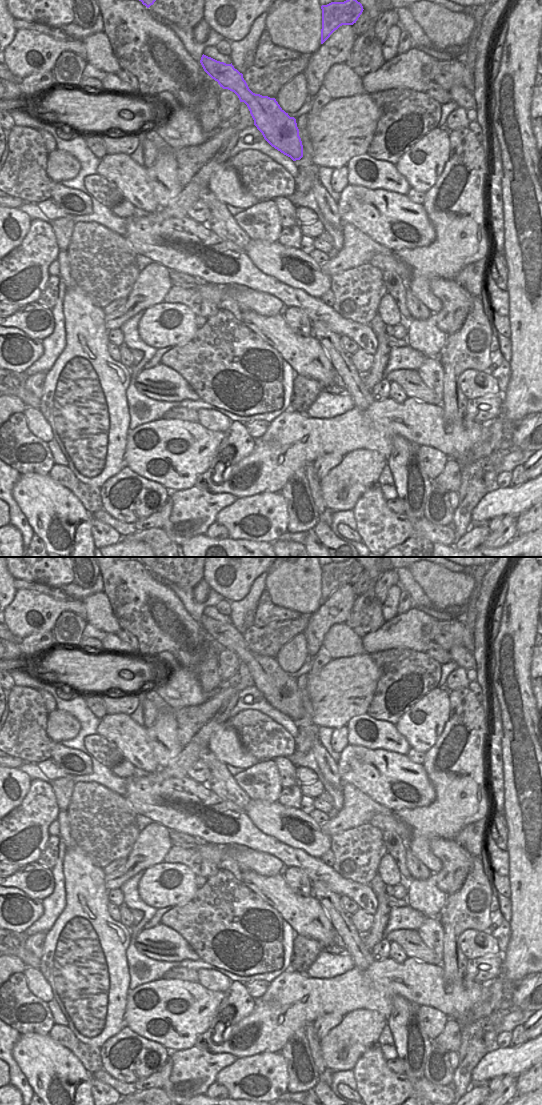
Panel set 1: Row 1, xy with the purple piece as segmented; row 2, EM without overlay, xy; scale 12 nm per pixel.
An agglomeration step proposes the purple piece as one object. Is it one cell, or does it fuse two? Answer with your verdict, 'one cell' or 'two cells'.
two cells

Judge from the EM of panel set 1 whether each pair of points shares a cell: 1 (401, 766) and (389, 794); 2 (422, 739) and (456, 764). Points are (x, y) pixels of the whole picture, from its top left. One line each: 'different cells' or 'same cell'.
1: same cell
2: different cells

